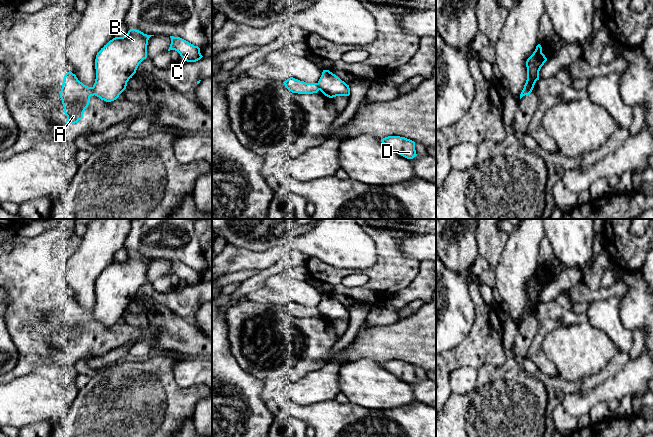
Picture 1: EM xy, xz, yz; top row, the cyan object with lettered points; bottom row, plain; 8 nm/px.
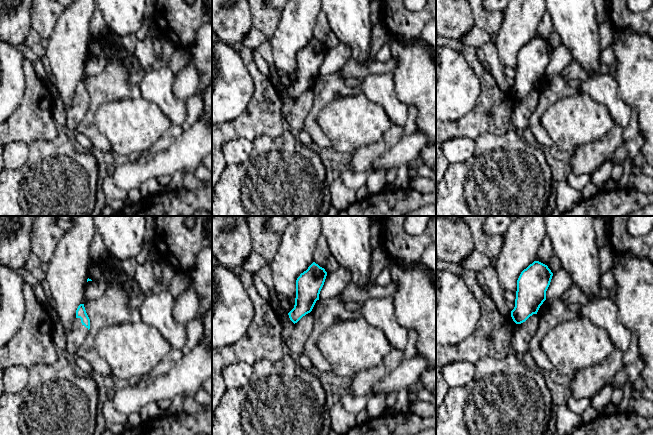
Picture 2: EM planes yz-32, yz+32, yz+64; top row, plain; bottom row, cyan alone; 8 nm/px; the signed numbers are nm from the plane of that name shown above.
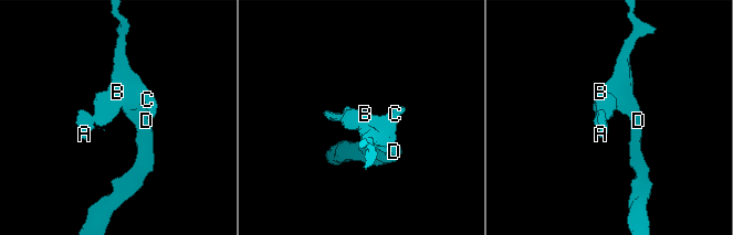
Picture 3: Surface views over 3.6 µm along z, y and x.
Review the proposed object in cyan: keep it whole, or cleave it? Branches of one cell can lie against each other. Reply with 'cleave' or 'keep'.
cleave

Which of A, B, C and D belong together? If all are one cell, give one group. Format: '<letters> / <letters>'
A / B C D

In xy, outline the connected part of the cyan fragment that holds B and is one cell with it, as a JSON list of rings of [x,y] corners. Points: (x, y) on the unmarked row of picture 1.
[[[130,253],[125,260],[115,261],[101,272],[95,283],[95,320],[106,326],[119,321],[139,288],[147,282],[147,269],[151,260],[154,259]]]

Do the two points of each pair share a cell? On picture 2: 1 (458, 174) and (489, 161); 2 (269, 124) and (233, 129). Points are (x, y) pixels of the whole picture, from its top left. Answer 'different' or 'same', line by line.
1: same
2: same

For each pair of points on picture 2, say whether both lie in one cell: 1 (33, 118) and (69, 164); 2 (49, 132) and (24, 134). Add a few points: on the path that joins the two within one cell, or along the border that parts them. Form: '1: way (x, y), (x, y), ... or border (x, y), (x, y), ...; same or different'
1: border (58, 133), (51, 140), (37, 139), (29, 146); different
2: way (43, 132), (30, 132); same

